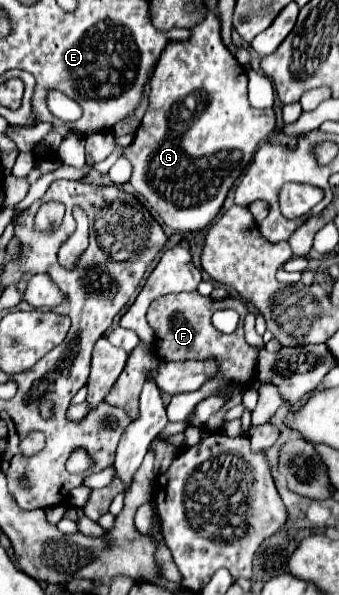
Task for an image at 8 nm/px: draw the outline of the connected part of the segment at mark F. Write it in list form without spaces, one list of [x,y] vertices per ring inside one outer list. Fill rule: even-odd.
[[[181,292],[181,294],[167,294],[149,306],[147,322],[155,330],[155,354],[159,360],[205,360],[209,356],[215,356],[221,364],[221,374],[225,376],[225,382],[221,384],[219,392],[229,396],[225,386],[229,384],[243,384],[247,386],[255,378],[255,360],[257,360],[257,348],[249,346],[243,336],[243,320],[247,316],[247,306],[241,298],[225,298],[225,300],[211,300],[201,296],[199,292]],[[221,308],[233,308],[241,314],[239,328],[233,334],[223,334],[213,328],[211,316],[215,310]]]

